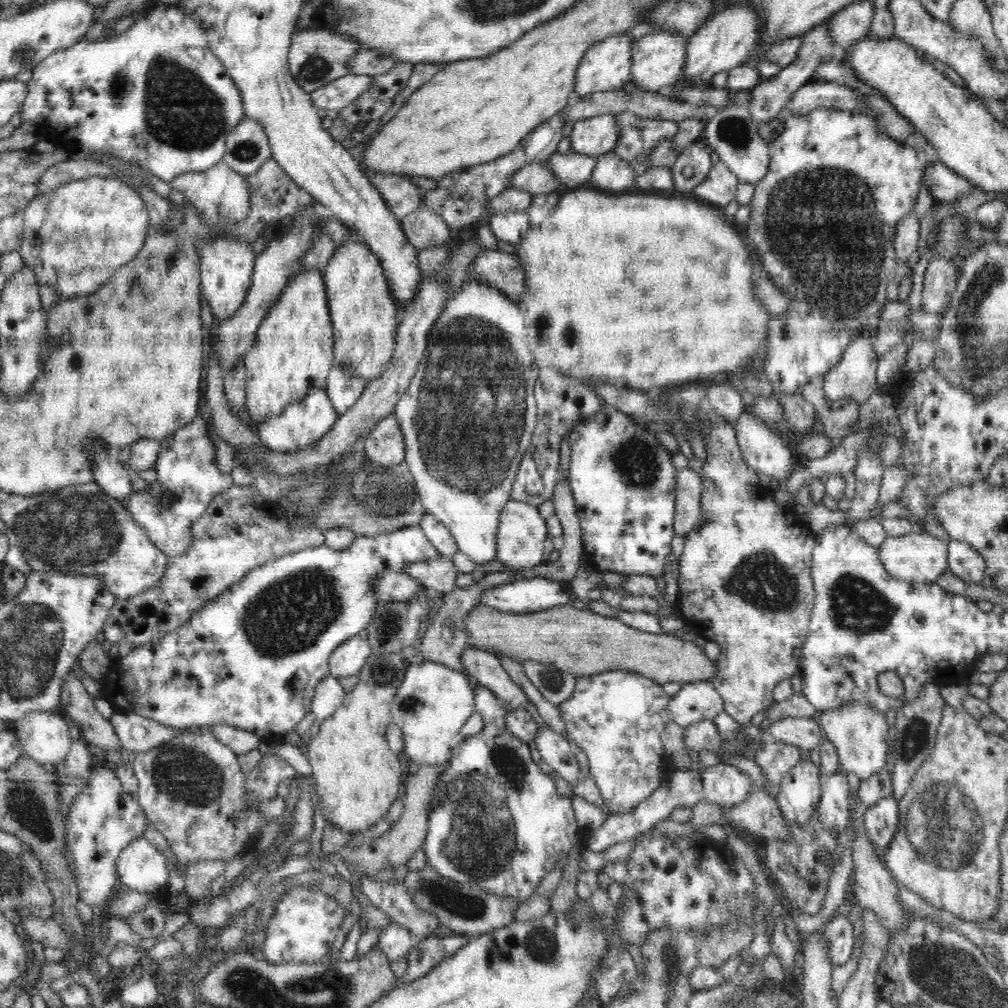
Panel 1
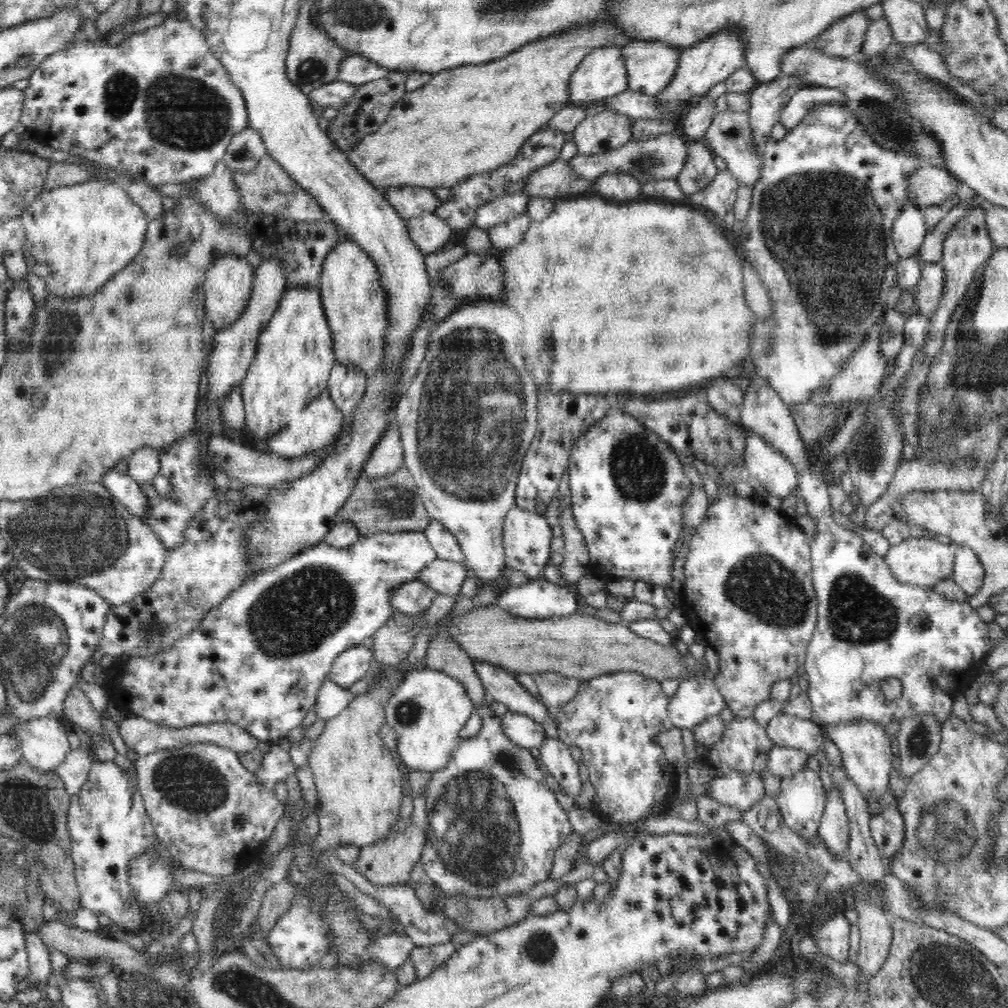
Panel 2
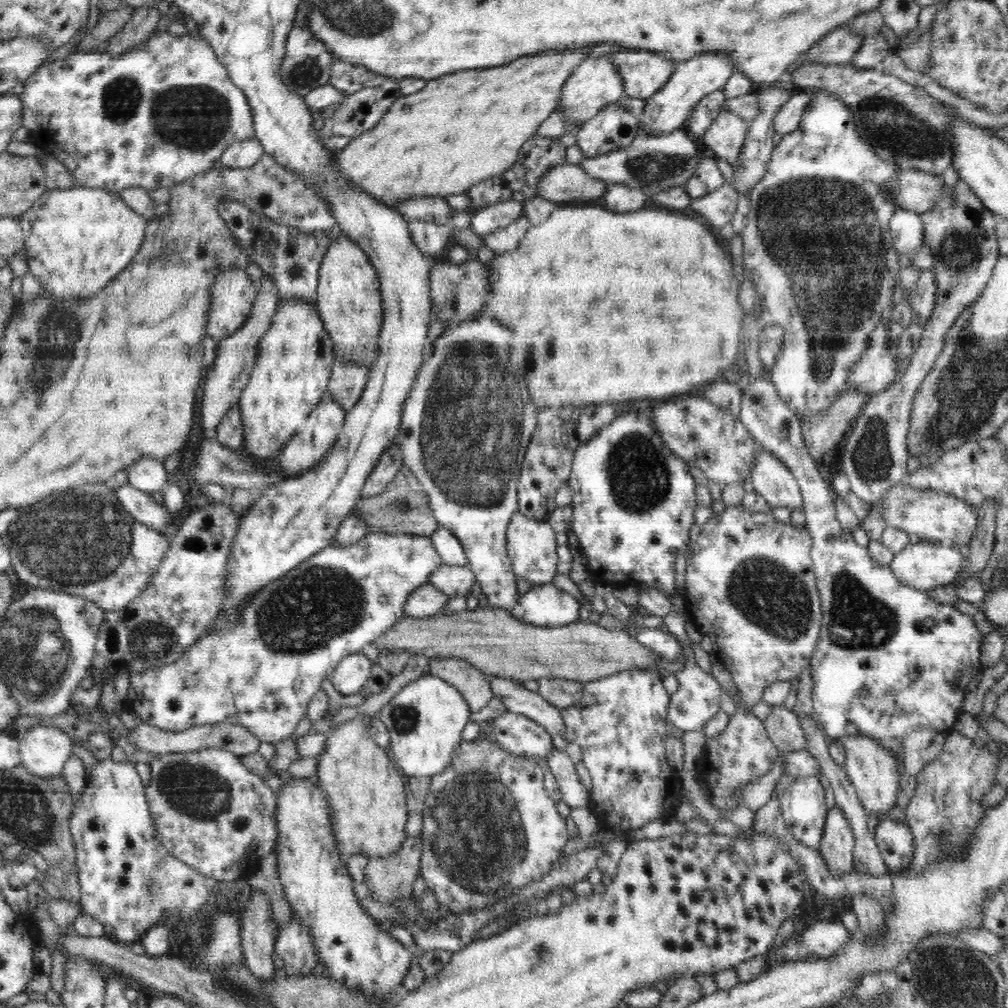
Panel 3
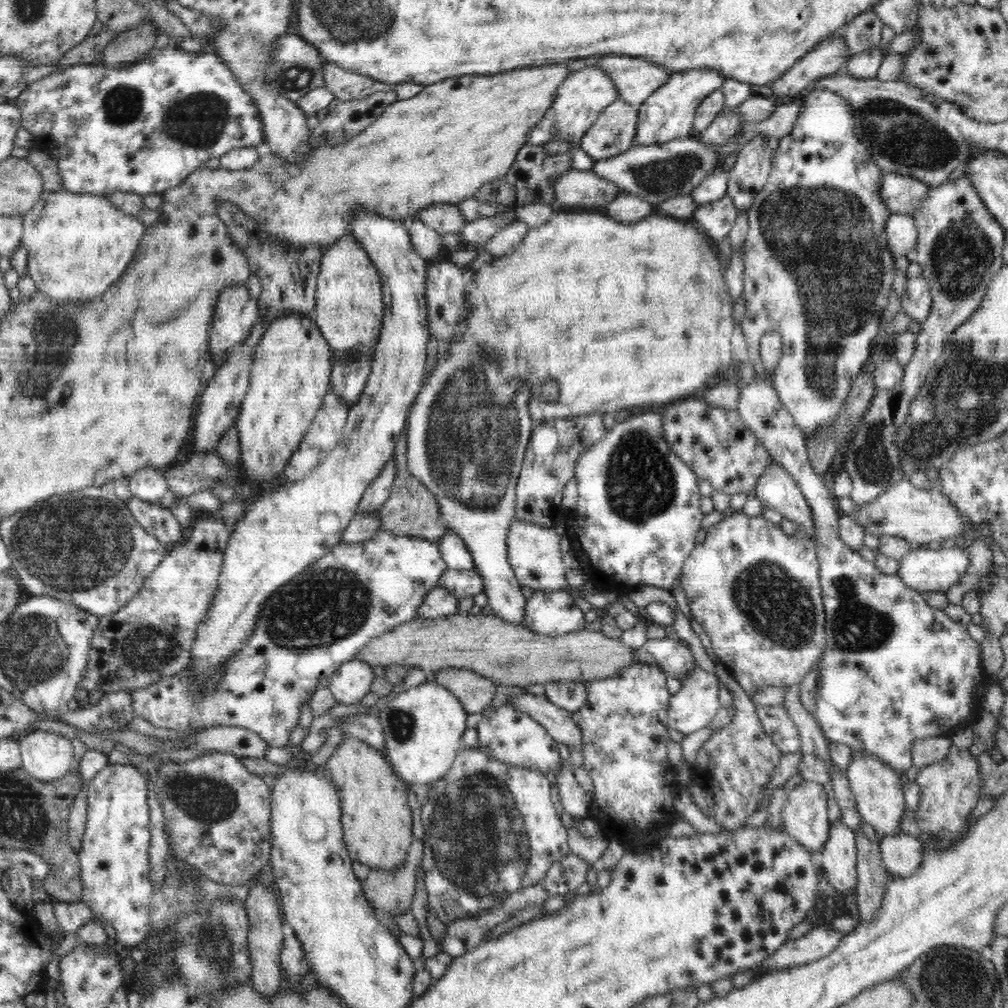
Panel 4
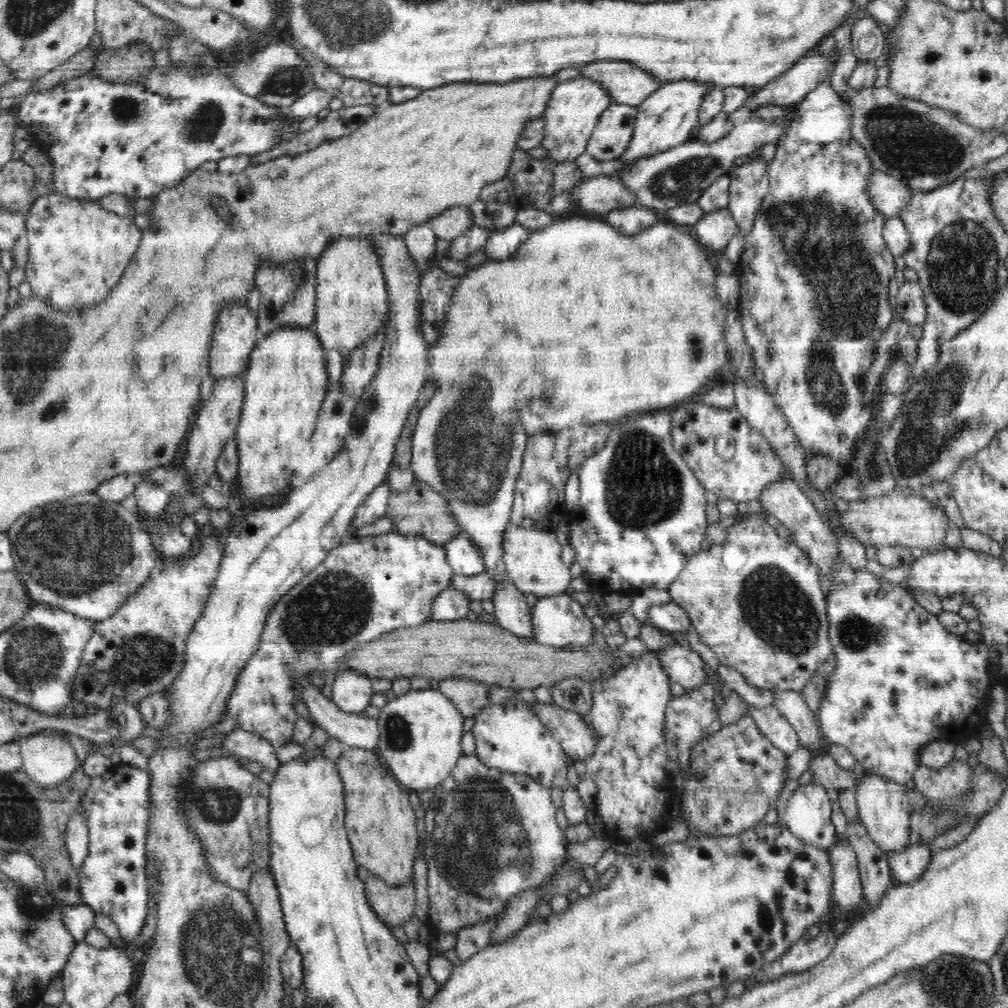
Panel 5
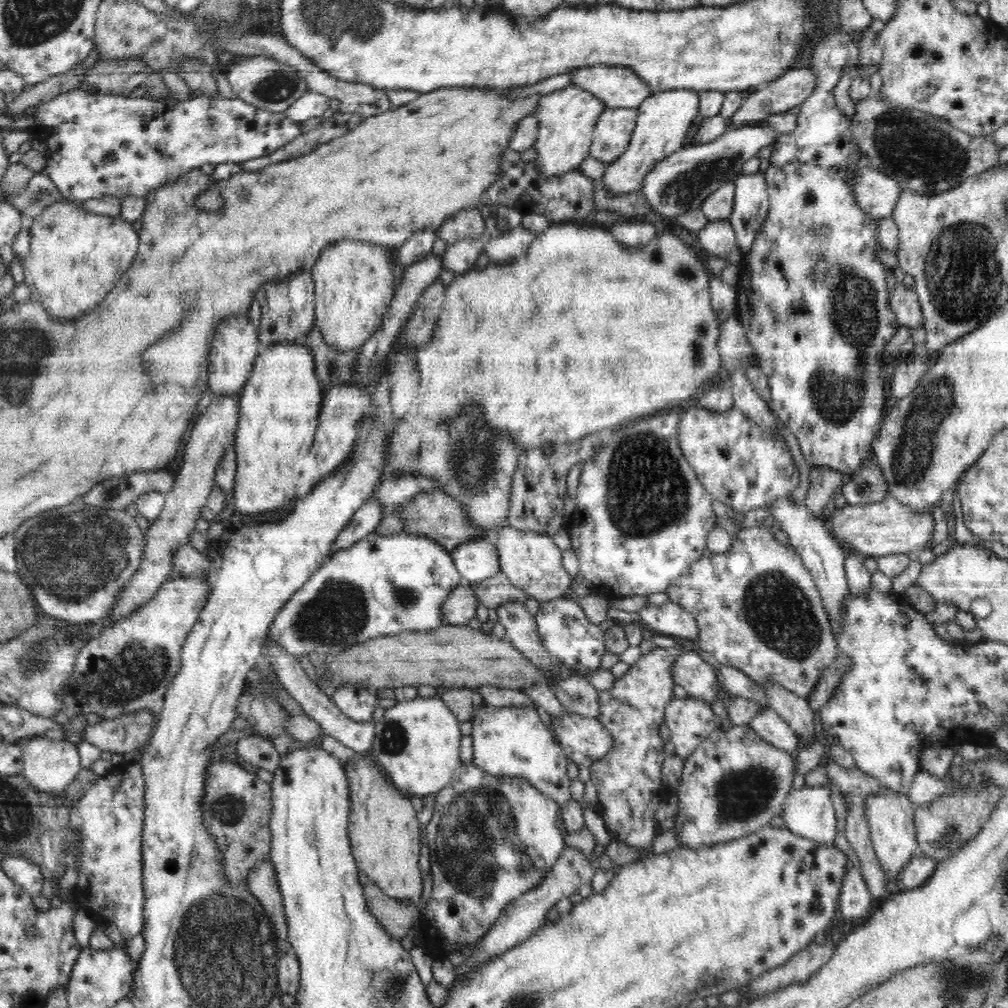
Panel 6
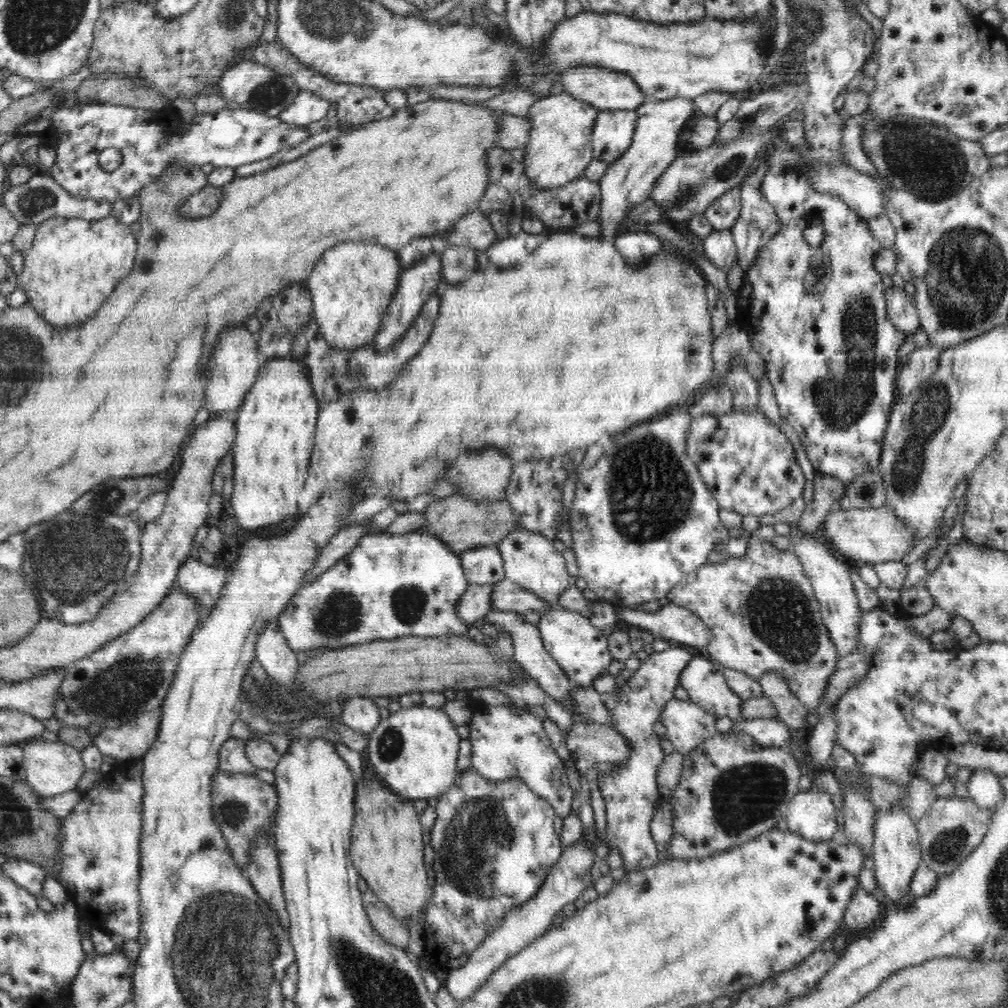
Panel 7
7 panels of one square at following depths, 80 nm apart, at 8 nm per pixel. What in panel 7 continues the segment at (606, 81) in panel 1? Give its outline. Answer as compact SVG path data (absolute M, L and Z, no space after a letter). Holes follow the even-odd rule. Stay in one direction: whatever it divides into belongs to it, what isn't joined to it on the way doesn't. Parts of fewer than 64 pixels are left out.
M566 92L537 99L529 108L530 138L524 147L526 151L522 164L525 164L525 174L533 186L552 190L584 176L584 170L594 160L591 145L599 111L594 105L588 105Z

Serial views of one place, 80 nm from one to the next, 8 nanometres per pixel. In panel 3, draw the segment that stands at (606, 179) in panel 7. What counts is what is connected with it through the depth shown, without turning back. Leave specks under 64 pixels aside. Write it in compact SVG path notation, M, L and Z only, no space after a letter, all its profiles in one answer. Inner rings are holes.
M722 52L702 53L676 63L668 82L656 94L646 99L644 112L640 117L640 121L644 125L643 136L658 136L680 129L686 130L686 121L690 118L696 103L712 91L722 89L726 81L734 74L732 64L734 61L730 59L730 55Z

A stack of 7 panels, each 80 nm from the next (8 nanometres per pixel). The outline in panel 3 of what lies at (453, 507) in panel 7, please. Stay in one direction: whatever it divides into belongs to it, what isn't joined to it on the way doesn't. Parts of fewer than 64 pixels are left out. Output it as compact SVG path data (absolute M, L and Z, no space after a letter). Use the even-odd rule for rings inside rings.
M401 468L392 482L384 490L371 497L359 497L357 505L350 514L365 520L370 533L386 532L388 534L411 534L430 536L435 532L439 522L433 517L428 495L419 480L407 468Z

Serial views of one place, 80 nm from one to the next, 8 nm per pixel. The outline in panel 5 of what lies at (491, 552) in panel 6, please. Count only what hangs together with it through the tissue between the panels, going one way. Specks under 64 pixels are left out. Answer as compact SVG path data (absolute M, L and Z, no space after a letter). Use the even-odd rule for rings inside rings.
M465 532L451 538L443 547L454 574L476 576L485 572L485 564L480 549Z

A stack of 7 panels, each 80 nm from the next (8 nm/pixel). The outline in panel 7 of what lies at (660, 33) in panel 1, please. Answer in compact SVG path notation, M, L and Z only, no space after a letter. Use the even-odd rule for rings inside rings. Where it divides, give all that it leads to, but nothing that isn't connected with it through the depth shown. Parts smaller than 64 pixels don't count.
M580 66L568 68L558 75L559 81L566 92L580 101L594 105L602 110L634 110L645 100L644 93L636 85L636 81L626 73L611 71L600 66Z

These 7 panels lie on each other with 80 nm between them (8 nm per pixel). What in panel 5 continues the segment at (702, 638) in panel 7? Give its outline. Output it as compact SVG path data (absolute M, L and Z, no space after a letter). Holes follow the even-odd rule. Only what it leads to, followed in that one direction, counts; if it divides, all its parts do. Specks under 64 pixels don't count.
M672 600L662 605L652 605L647 610L647 620L652 627L666 634L688 632L692 626L688 613Z

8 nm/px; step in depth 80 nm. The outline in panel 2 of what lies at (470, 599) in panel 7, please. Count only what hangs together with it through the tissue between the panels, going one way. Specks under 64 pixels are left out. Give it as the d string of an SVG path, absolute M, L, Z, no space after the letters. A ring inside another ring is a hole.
M412 579L400 583L396 592L391 592L390 604L401 613L424 614L437 594L436 590L430 588L420 579Z

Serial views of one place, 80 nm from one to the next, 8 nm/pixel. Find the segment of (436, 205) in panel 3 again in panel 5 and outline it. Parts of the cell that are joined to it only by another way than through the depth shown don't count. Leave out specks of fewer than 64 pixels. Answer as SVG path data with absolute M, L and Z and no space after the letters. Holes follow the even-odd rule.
M452 206L428 220L427 224L433 228L439 239L450 242L475 225L470 208L464 206Z

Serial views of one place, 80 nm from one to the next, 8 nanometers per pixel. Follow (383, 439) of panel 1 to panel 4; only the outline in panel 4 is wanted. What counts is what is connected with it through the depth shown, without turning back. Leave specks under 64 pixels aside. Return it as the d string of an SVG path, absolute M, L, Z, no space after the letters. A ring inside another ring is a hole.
M394 455L384 464L380 474L372 481L372 484L361 496L358 514L372 516L373 512L389 497L393 489L392 483L396 478L396 460Z

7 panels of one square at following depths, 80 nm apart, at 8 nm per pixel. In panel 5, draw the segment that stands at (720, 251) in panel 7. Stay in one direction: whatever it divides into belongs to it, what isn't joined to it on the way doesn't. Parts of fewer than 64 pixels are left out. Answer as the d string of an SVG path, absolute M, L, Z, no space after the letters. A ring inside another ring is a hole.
M718 208L714 212L704 213L696 228L696 240L712 251L722 251L729 243L737 228L732 212L726 208Z

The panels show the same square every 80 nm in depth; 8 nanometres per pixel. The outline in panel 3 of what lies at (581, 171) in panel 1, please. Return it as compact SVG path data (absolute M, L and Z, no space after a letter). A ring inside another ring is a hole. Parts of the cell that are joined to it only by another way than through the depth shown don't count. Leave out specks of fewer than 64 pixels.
M677 130L658 136L637 136L624 150L608 152L595 158L584 157L580 162L590 177L604 180L610 184L626 184L642 190L649 198L669 188L684 188L692 180L698 160L707 156L704 147L686 130Z

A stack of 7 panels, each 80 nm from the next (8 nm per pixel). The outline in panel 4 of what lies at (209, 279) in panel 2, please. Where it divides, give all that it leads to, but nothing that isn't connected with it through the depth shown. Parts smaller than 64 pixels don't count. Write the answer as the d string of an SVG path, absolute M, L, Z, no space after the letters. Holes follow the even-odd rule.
M245 284L228 286L219 293L209 332L209 351L214 368L226 359L229 350L239 345L259 317L258 301Z

